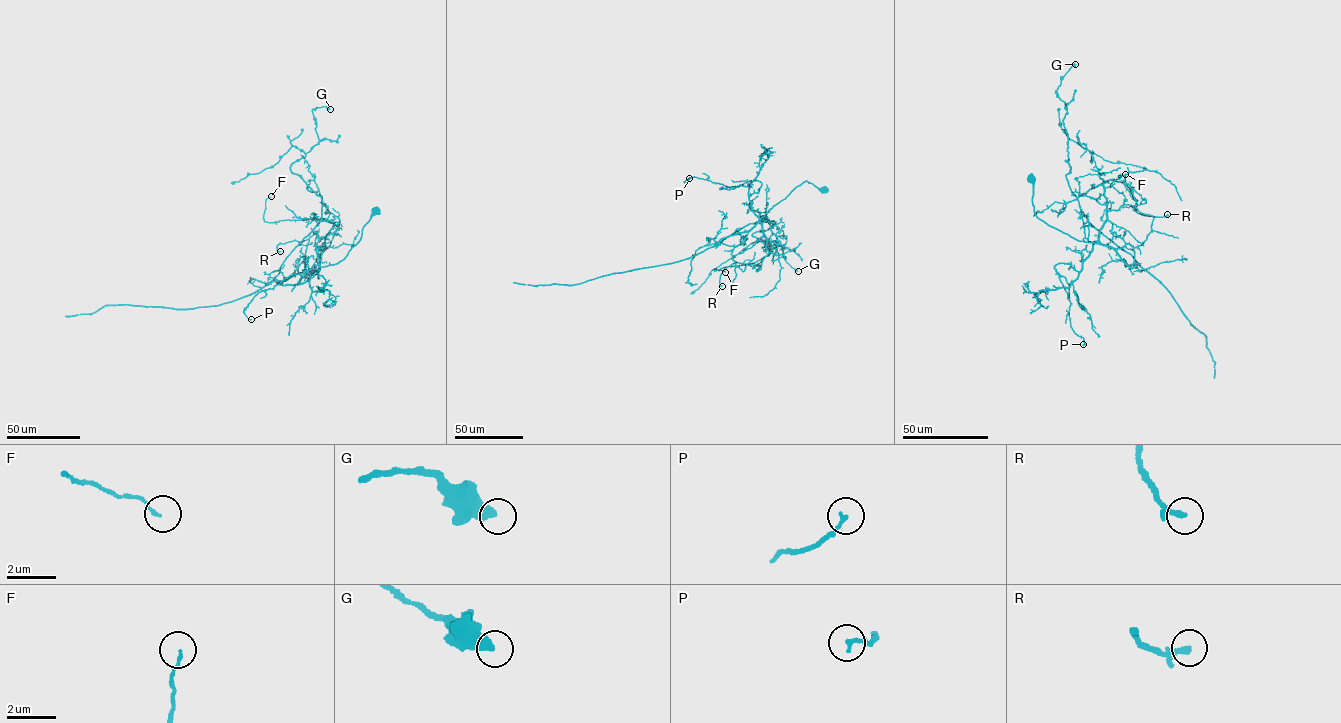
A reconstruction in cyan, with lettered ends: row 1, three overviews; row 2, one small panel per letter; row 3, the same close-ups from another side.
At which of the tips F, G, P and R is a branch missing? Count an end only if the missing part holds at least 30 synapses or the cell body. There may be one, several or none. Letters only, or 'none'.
none

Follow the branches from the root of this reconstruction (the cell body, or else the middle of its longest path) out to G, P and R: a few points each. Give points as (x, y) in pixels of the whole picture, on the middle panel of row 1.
G: (825, 190), (803, 182), (759, 221), (760, 213), (761, 221), (775, 222), (752, 235), (778, 242), (798, 271)
P: (825, 190), (807, 180), (759, 221), (749, 196), (760, 182), (728, 187), (693, 176), (684, 182), (689, 178)
R: (825, 190), (807, 180), (770, 208), (759, 221), (768, 251), (760, 269), (731, 264), (720, 276), (722, 286)

